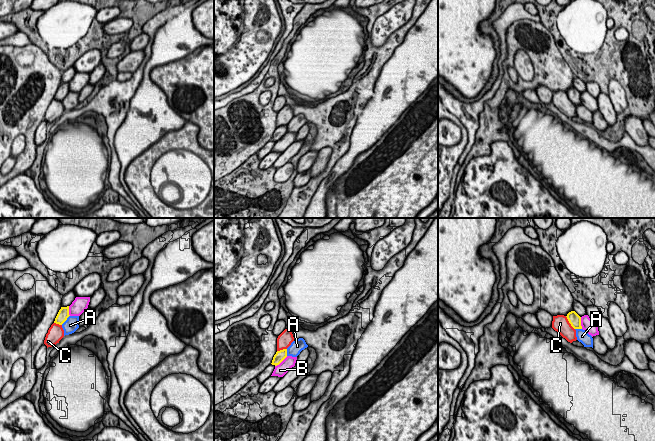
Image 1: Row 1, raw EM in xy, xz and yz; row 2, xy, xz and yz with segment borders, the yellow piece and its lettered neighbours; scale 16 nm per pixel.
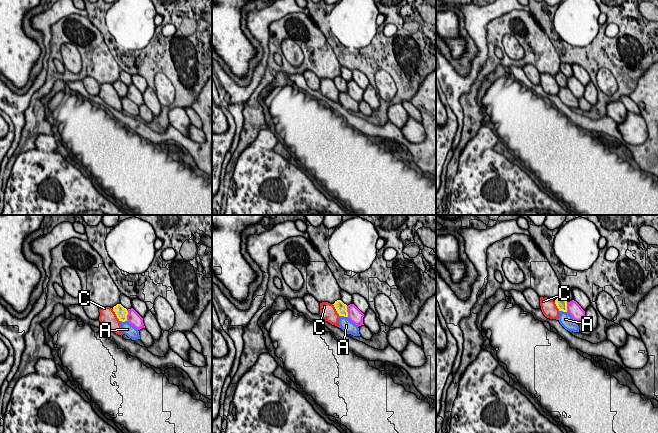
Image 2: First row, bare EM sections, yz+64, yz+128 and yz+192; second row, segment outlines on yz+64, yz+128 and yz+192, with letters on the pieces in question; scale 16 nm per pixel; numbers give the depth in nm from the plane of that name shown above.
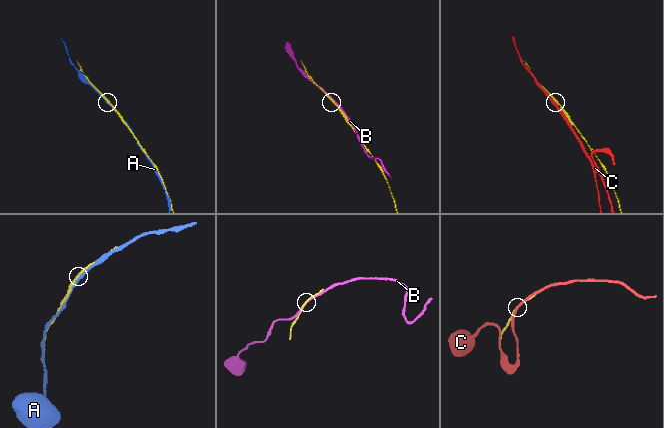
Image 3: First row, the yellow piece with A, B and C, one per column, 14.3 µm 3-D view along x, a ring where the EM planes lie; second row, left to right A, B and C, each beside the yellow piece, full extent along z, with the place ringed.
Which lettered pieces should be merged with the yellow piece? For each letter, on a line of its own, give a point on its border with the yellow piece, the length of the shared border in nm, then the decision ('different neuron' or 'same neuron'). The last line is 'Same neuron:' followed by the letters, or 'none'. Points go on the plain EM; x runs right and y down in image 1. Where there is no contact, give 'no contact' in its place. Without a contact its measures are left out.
A: xy (65, 96) | 200 nm | different neuron
B: xz (281, 137) | 260 nm | different neuron
C: yz (569, 98) | 260 nm | different neuron
Same neuron: none

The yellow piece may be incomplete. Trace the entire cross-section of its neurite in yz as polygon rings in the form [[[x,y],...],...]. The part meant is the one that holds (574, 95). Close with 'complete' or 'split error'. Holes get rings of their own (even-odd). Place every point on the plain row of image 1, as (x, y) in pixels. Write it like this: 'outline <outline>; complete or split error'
outline [[[575,87],[569,88],[566,93],[574,105],[582,105],[581,93]]]; complete

